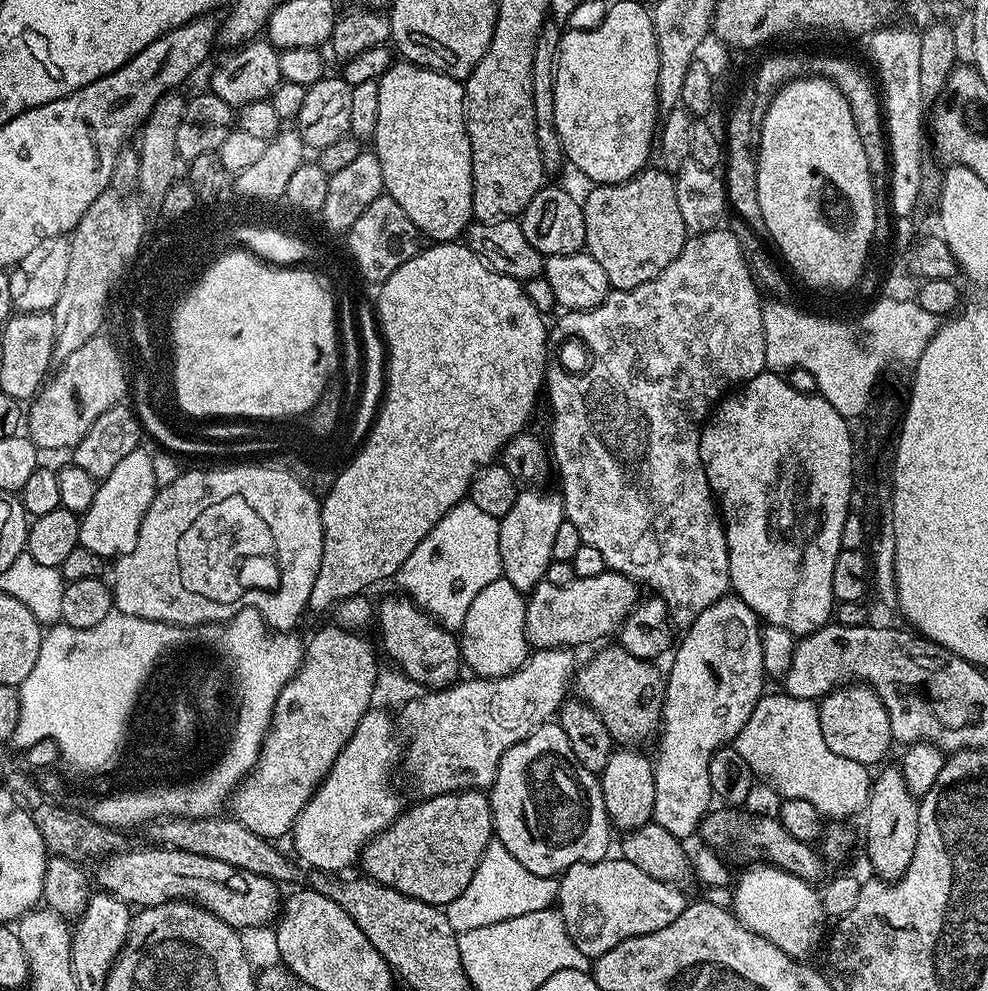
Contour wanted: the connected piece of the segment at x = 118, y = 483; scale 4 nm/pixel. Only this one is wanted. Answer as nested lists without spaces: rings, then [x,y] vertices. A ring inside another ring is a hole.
[[[138,447],[102,481],[99,481],[94,502],[80,516],[80,547],[98,554],[102,558],[119,558],[130,554],[138,542],[138,530],[142,526],[142,518],[146,518],[146,510],[150,510],[150,502],[154,502],[158,491],[154,480],[152,456]]]

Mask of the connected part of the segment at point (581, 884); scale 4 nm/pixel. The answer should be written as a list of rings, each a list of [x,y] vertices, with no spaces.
[[[605,858],[598,862],[578,862],[570,866],[559,877],[556,890],[556,904],[564,920],[566,930],[572,936],[574,946],[583,956],[595,958],[606,954],[606,950],[614,950],[618,942],[626,942],[631,936],[650,934],[654,930],[662,930],[662,926],[670,926],[678,914],[682,914],[686,897],[679,892],[675,883],[659,881],[623,858]]]

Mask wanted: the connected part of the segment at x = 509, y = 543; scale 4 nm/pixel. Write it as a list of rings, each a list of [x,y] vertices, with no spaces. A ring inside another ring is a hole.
[[[520,490],[516,493],[514,506],[499,517],[498,550],[500,551],[500,570],[510,585],[523,594],[531,593],[542,583],[546,570],[553,562],[554,537],[564,515],[564,497],[559,491]]]

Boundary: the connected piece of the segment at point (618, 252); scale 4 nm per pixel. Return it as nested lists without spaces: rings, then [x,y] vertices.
[[[660,166],[652,167],[645,167],[643,172],[639,172],[638,175],[621,184],[595,185],[591,189],[593,192],[588,197],[583,197],[582,200],[584,221],[586,222],[584,248],[588,255],[594,258],[594,262],[598,262],[598,266],[602,266],[602,270],[606,270],[608,283],[616,290],[642,286],[646,282],[658,278],[658,274],[662,274],[662,270],[666,270],[666,266],[670,266],[670,262],[674,262],[674,258],[678,258],[684,241],[690,235],[682,220],[681,211],[678,210],[675,193],[676,181],[673,173]]]

